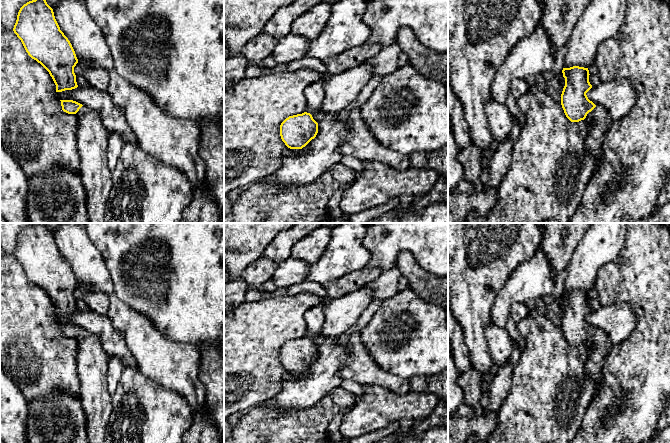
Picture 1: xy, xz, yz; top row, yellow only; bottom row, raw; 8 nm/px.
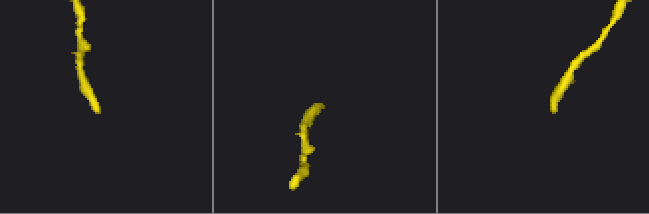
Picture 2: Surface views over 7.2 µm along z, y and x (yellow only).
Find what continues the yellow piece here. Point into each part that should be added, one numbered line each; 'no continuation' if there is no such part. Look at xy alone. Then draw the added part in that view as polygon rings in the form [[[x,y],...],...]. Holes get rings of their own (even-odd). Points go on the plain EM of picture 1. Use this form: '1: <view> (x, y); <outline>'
1: xy (92, 361); [[[82,330],[76,340],[77,373],[88,443],[103,443],[112,412],[112,396],[107,388],[110,356],[103,349],[99,337],[87,330]]]

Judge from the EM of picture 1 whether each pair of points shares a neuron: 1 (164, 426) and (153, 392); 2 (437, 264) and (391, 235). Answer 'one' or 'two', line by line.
1: one
2: one

